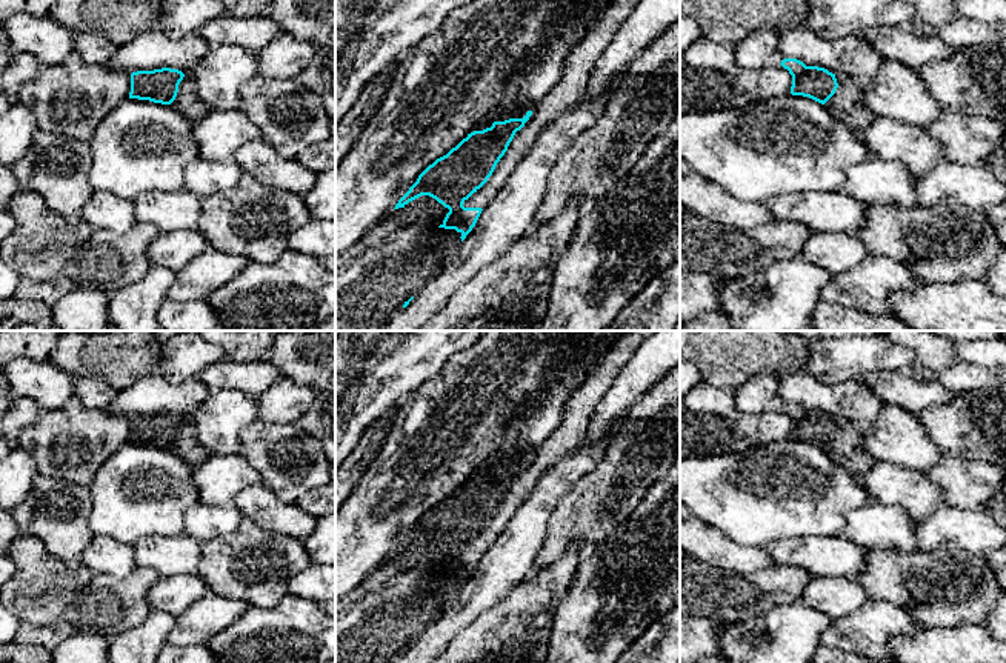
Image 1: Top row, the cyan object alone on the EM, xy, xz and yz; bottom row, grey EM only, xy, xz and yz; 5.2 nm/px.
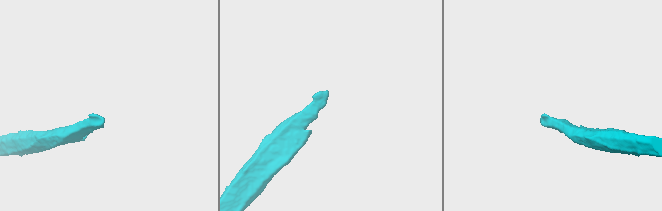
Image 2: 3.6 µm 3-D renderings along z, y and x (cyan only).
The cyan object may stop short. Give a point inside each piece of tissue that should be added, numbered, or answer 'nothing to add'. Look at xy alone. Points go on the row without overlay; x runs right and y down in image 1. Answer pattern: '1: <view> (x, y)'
1: xy (186, 446)

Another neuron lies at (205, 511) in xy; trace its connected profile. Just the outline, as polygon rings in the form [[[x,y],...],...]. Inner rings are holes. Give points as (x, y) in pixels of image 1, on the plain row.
[[[198,501],[185,512],[183,534],[203,543],[234,534],[243,520],[232,505],[209,506]]]

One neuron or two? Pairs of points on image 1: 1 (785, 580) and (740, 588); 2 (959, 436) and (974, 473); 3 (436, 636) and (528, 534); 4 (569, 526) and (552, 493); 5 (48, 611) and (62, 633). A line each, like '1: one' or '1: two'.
1: one
2: two
3: one
4: two
5: two

